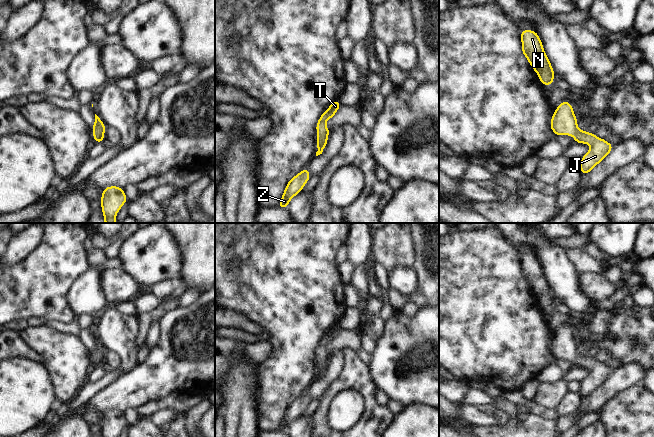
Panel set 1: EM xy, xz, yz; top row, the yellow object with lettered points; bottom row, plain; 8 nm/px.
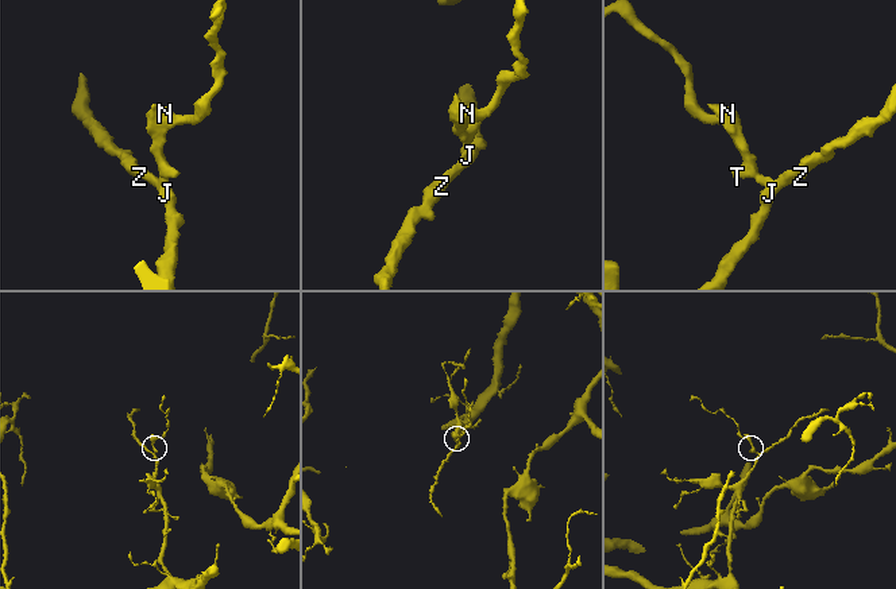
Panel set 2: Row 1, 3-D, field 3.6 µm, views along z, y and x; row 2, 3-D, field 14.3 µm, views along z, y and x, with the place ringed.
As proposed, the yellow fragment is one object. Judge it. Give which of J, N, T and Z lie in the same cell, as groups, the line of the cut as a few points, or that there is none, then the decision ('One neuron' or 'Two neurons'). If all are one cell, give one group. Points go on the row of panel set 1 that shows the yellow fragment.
Groups: J N T Z. No split. One neuron.

